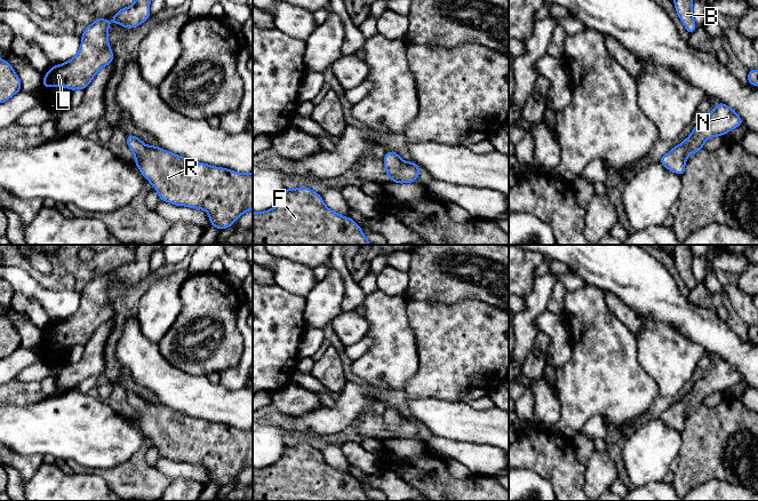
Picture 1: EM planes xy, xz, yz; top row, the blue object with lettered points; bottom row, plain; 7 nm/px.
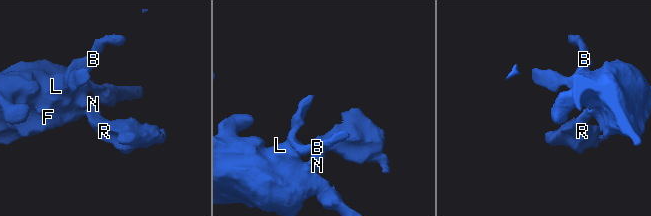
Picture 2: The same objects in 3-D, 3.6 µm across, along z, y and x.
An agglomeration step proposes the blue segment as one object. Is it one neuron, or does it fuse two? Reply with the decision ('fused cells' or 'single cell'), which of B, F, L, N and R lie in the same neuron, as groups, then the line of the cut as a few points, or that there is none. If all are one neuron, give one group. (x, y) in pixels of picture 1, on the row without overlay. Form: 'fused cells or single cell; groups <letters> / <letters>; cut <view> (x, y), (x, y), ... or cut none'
single cell; groups B F L N R; cut none

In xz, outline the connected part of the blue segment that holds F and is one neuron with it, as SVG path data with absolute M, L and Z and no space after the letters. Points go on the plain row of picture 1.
M309 444L285 446L281 458L266 468L253 468L253 501L370 501L351 475L330 467Z

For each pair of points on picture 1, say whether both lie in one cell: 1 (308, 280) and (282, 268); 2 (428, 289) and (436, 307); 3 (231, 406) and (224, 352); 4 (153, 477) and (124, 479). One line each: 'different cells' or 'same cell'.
1: same cell
2: different cells
3: different cells
4: same cell

